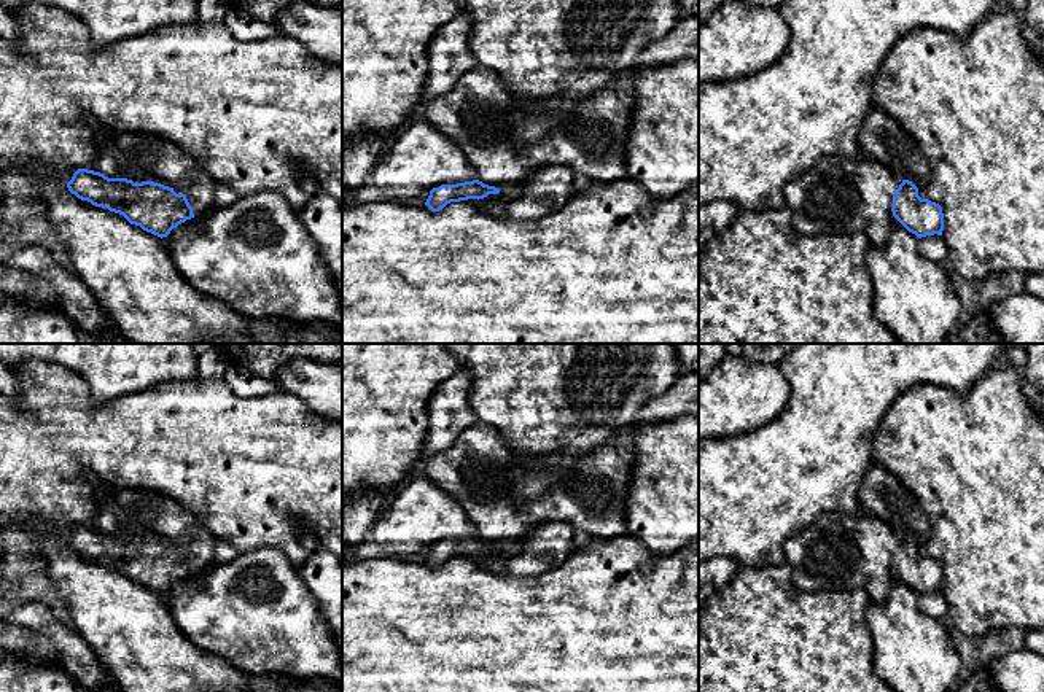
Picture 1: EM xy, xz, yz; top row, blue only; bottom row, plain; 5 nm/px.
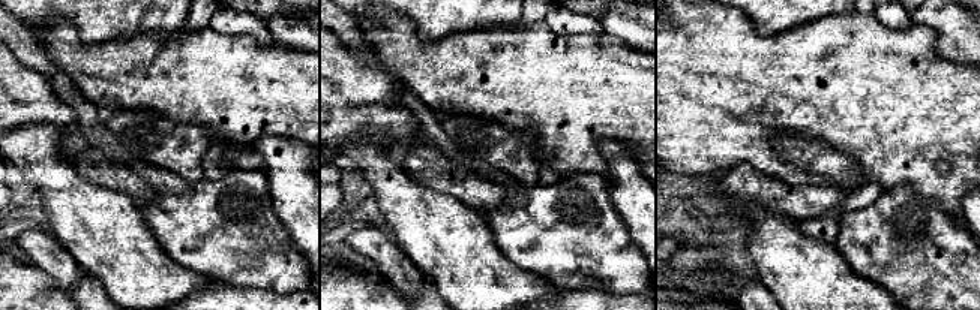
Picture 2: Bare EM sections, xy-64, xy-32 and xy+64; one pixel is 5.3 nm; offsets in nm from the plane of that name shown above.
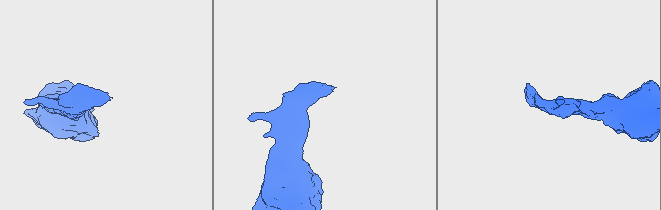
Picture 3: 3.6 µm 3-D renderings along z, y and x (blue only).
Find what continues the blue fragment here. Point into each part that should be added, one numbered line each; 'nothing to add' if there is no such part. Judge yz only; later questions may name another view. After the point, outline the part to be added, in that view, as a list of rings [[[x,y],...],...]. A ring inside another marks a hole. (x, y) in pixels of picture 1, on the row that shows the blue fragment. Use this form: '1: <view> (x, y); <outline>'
1: yz (880, 137); [[[877,103],[867,110],[858,134],[859,156],[886,165],[898,178],[912,181],[918,189],[929,181],[929,162],[901,124]]]

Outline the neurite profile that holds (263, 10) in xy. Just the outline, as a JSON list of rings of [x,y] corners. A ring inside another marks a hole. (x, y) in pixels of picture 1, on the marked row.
[[[228,0],[231,6],[242,10],[263,22],[272,22],[275,14],[291,3],[309,3],[320,8],[329,8],[342,13],[342,0]]]

